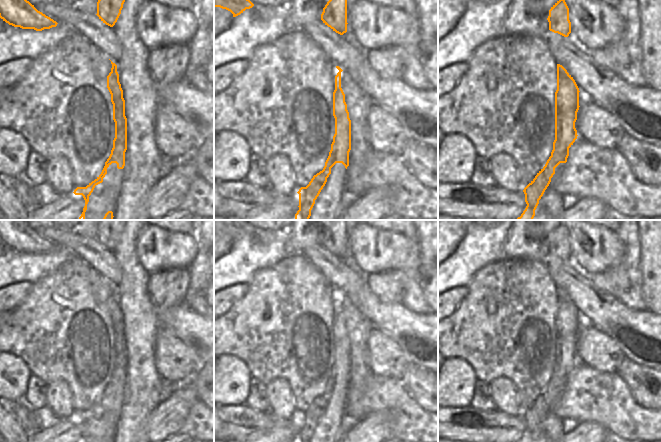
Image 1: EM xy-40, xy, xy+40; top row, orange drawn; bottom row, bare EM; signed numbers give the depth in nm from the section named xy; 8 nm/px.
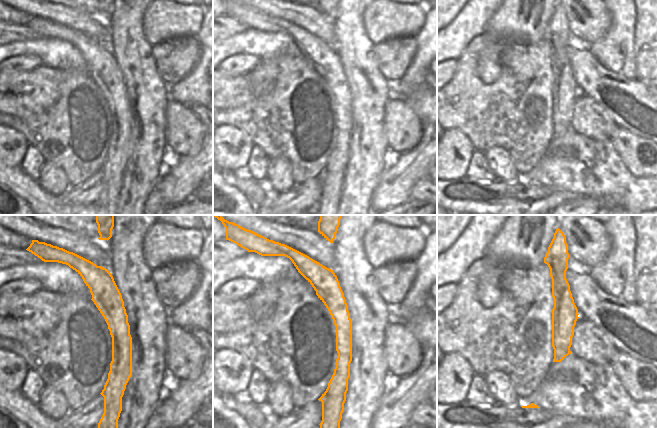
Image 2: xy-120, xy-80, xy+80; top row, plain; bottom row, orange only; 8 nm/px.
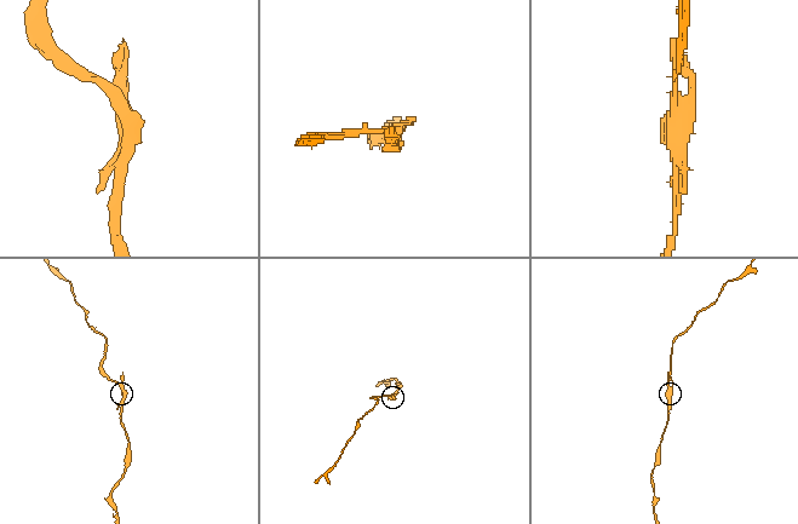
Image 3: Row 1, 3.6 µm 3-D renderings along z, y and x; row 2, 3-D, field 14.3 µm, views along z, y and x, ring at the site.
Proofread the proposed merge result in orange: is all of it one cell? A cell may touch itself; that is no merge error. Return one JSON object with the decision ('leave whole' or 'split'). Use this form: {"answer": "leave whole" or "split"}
{"answer": "leave whole"}

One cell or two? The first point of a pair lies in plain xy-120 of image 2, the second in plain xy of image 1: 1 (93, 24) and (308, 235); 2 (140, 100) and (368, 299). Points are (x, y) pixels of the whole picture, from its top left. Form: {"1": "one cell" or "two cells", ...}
{"1": "two cells", "2": "two cells"}

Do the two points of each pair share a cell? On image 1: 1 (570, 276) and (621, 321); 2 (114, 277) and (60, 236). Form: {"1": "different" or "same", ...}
{"1": "same", "2": "same"}

